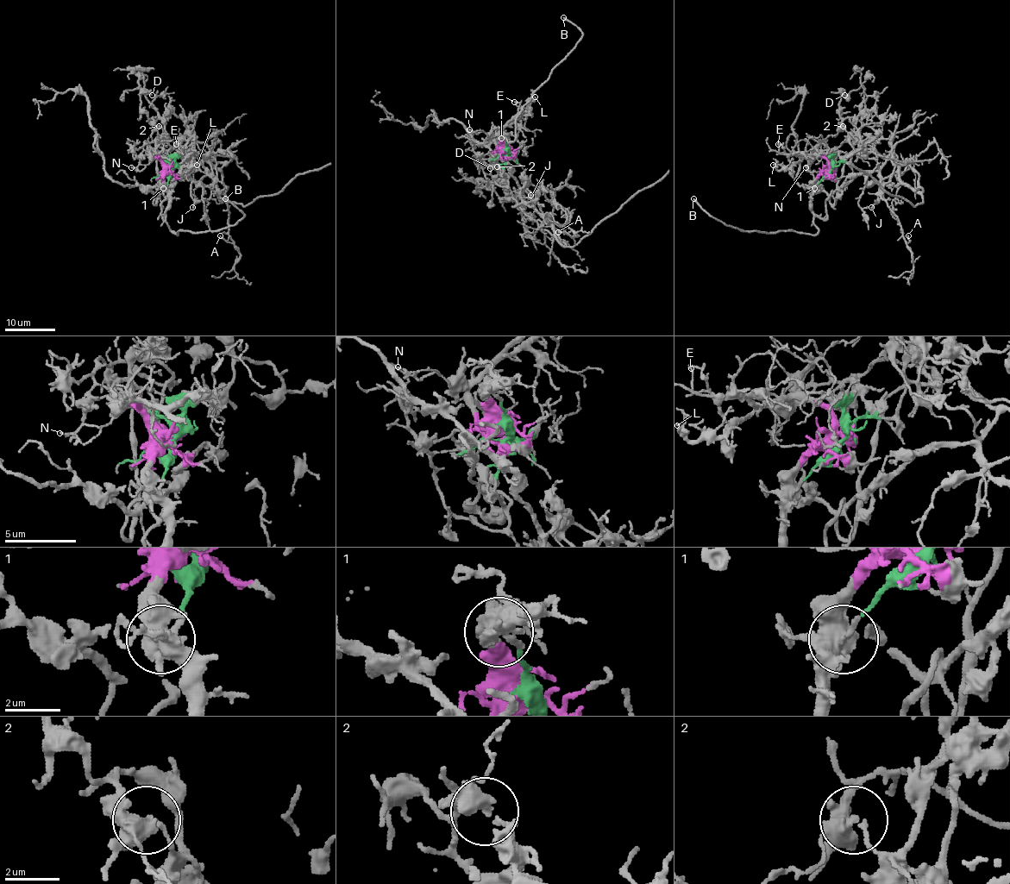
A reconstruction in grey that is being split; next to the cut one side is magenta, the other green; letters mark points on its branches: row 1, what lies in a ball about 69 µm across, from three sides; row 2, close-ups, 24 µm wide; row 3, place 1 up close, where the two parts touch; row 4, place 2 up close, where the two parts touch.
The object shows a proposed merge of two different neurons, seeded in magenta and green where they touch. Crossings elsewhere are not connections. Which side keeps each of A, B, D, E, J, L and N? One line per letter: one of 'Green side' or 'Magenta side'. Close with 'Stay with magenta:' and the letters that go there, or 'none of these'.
A: Green side
B: Magenta side
D: Green side
E: Magenta side
J: Green side
L: Magenta side
N: Magenta side
Stay with magenta: B, E, L, N

